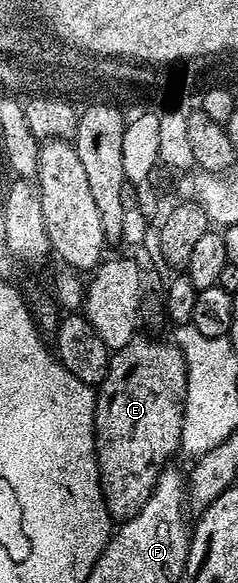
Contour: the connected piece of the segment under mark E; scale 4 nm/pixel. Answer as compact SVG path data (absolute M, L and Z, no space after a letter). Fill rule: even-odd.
M122 349L112 354L105 381L99 384L95 396L95 460L99 463L99 484L103 490L103 500L107 506L107 514L116 520L132 519L149 501L153 489L157 485L157 477L163 472L164 467L172 462L171 459L180 450L183 402L187 392L187 367L131 367L131 351Z

